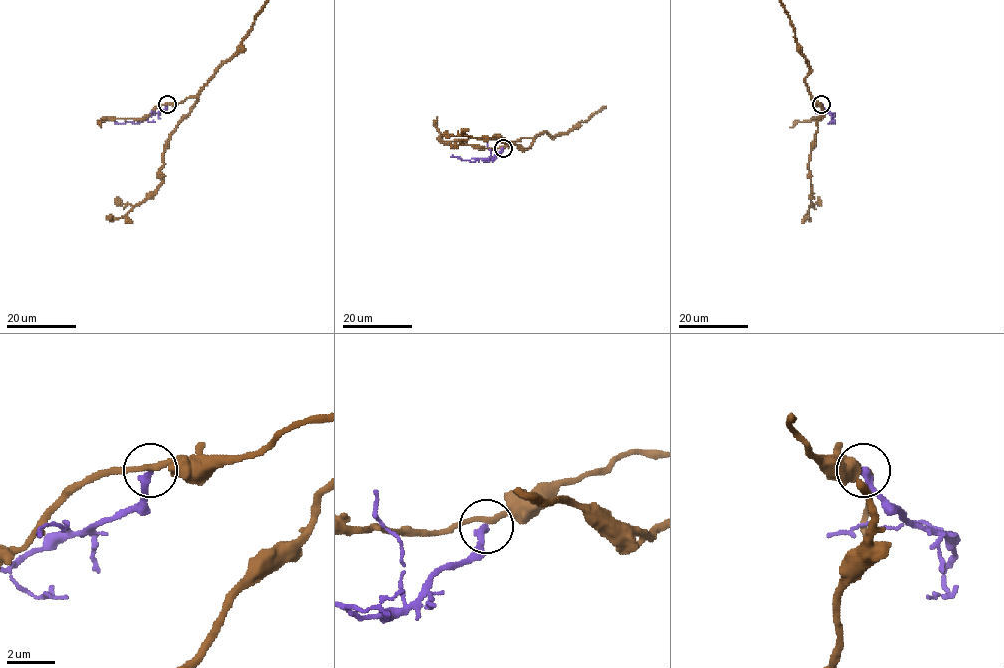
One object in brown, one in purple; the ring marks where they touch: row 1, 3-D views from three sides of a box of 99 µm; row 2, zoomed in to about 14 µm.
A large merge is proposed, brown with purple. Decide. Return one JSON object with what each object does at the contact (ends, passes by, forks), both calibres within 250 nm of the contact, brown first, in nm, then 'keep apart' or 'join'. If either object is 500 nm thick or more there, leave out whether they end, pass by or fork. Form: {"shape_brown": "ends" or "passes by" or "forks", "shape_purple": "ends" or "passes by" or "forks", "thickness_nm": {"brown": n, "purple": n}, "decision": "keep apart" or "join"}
{"shape_brown": "passes by", "shape_purple": "ends", "thickness_nm": {"brown": 220, "purple": 280}, "decision": "keep apart"}

